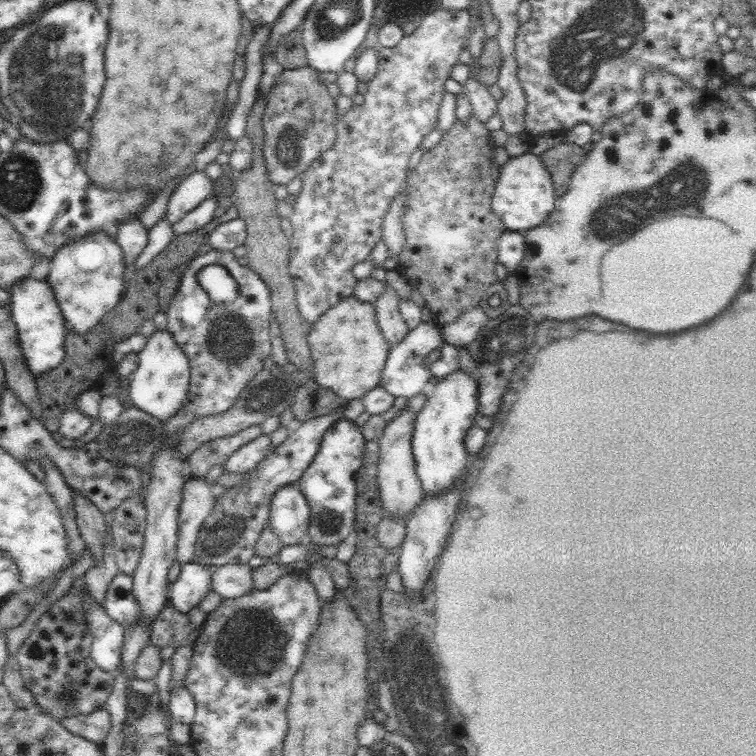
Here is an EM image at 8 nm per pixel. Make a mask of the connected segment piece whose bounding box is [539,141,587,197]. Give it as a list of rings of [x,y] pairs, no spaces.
[[[561,141],[539,155],[552,175],[558,197],[568,190],[570,178],[573,176],[572,172],[584,160],[586,154],[587,151],[583,147],[568,143],[568,141]]]

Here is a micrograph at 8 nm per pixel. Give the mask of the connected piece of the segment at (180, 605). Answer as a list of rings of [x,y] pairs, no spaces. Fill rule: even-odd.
[[[190,561],[182,565],[180,574],[169,586],[169,600],[178,611],[188,613],[211,591],[214,567]]]

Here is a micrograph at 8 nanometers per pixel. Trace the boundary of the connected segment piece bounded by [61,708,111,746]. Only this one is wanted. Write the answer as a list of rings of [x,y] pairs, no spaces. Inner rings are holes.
[[[99,708],[89,714],[78,714],[71,718],[65,718],[61,724],[85,740],[103,746],[104,739],[111,728],[111,716],[104,708]]]

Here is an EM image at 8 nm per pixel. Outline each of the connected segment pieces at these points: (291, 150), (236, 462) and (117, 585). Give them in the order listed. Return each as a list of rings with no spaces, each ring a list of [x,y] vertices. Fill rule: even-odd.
[[[306,65],[284,70],[276,79],[262,114],[264,150],[262,154],[268,176],[275,185],[287,185],[326,152],[336,140],[336,100],[318,78],[318,71]]]
[[[262,433],[258,438],[240,446],[238,450],[224,464],[224,470],[230,473],[252,473],[258,464],[269,453],[271,440],[270,435]]]
[[[116,573],[108,590],[106,600],[102,603],[106,613],[112,619],[118,621],[125,629],[134,628],[142,620],[142,611],[138,605],[138,599],[134,597],[132,589],[133,576],[124,573]]]

